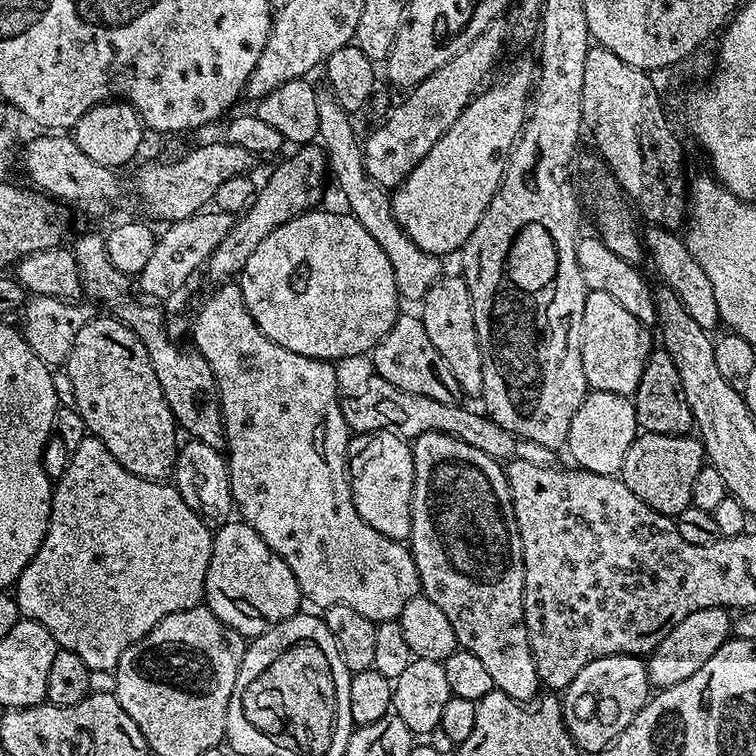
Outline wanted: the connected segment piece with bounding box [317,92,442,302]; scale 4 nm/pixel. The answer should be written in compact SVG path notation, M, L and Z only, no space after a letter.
M322 92L317 98L318 124L319 130L317 137L327 154L329 169L334 174L340 190L347 202L347 209L356 221L362 223L366 232L374 238L374 242L381 246L382 252L386 254L386 258L393 267L396 291L400 293L405 300L423 301L424 296L429 292L430 286L439 279L442 269L440 269L441 261L428 252L424 252L420 247L415 246L412 239L397 224L397 220L392 217L391 195L371 178L364 166L363 147L360 142L354 138L354 130L350 122L350 114L333 98L330 92Z

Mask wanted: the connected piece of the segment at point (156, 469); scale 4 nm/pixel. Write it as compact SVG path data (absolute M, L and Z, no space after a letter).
M111 314L97 315L80 330L74 338L73 348L68 354L68 384L72 387L71 403L82 418L85 429L100 439L102 446L114 454L114 458L130 474L138 474L147 480L167 481L176 467L178 451L178 425L164 397L158 374L146 354L146 346L122 321Z

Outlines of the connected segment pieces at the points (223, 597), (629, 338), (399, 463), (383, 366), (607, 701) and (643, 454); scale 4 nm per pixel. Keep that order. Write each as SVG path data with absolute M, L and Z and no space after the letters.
M239 518L215 529L212 537L210 566L204 583L206 607L226 626L238 630L245 638L255 638L263 632L289 620L301 611L300 587L286 562L254 530Z
M589 292L582 310L582 370L586 374L589 389L631 397L638 382L642 382L642 370L648 356L654 350L649 325L638 322L610 294Z
M392 430L353 435L348 442L348 475L352 501L362 522L374 526L386 538L407 541L412 534L412 491L416 477L412 444Z
M397 315L394 326L376 343L370 353L372 364L376 367L375 375L410 395L424 395L436 402L459 405L462 393L458 381L454 374L450 374L450 366L442 362L442 354L434 350L434 342L430 342L426 334L423 319L419 315L404 315Z
M607 656L590 662L590 666L582 666L582 671L574 682L562 692L564 709L564 725L568 728L568 737L576 743L581 753L599 754L602 749L616 741L616 737L634 722L636 715L644 709L650 699L647 663L639 656Z
M653 432L637 435L635 442L626 450L624 465L619 475L624 485L646 506L663 516L676 517L682 510L689 508L694 490L694 478L698 470L705 467L704 445L695 435L663 436Z

